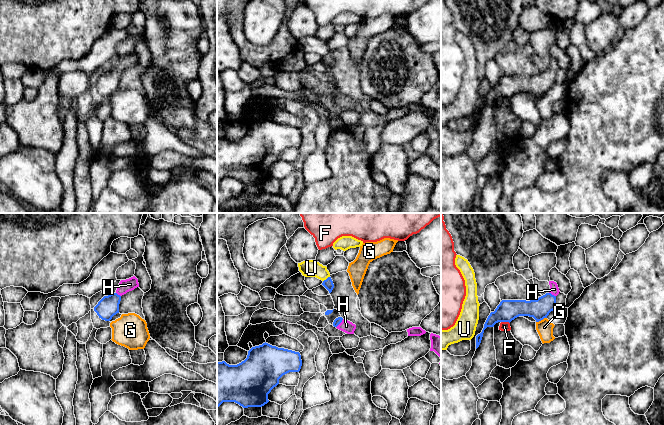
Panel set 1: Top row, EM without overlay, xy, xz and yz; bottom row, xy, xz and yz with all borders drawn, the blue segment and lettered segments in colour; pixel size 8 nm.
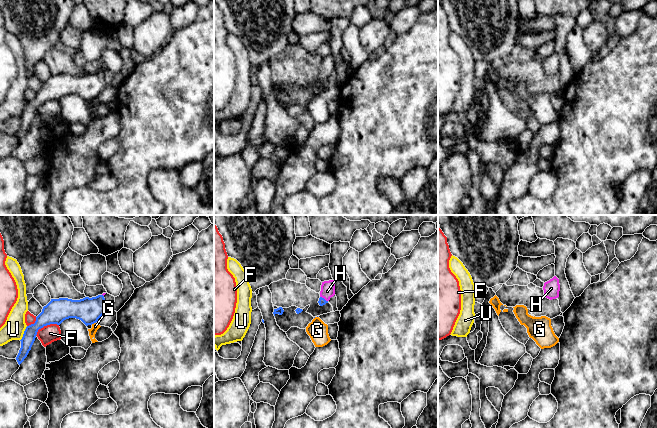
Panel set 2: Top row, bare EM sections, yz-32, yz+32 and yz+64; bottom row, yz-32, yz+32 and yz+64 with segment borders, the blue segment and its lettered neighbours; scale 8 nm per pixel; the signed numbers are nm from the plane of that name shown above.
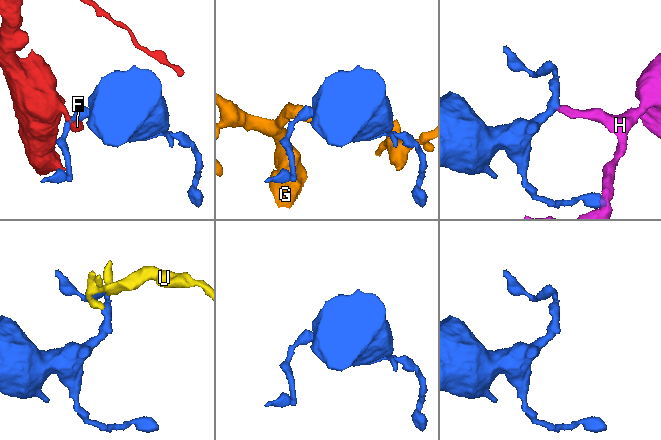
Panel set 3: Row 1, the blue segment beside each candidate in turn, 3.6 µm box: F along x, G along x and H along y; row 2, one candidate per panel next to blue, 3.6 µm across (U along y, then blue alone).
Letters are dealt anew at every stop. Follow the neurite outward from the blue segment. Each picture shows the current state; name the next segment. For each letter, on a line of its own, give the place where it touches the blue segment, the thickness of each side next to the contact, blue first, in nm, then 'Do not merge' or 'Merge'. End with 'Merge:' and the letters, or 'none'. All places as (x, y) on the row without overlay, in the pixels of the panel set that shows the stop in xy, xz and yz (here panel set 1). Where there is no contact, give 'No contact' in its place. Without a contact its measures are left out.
F: Touches blue at yz (505, 97). Thickness 170 nm (blue) against 80 nm. Do not merge
G: Touches blue at yz (541, 95). Thickness 160 nm (blue) against 130 nm. Do not merge
H: Touches blue at xz (340, 98). Thickness 60 nm (blue) against 100 nm. Merge
U: Touches blue at xz (327, 54). Thickness 80 nm (blue) against 140 nm. Do not merge
Merge: H

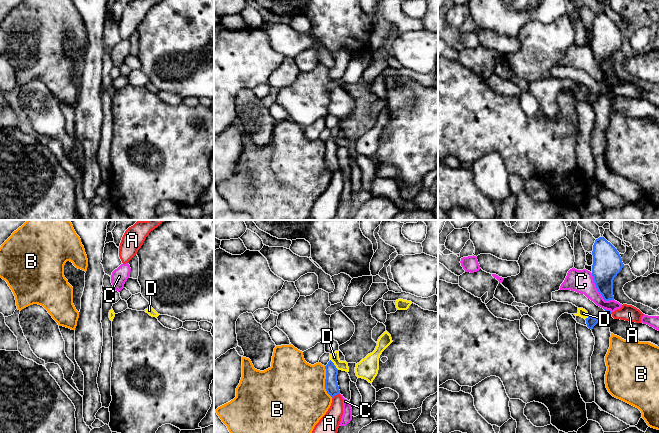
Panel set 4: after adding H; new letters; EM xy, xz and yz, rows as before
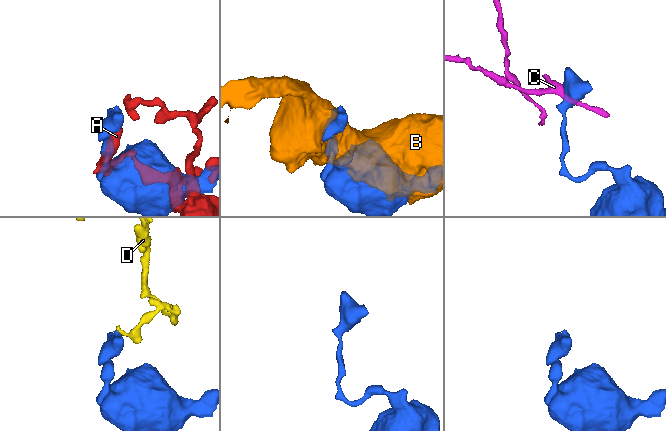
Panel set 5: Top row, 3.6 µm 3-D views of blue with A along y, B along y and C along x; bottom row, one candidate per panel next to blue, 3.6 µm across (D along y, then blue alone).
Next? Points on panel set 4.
A: Touches blue at xz (335, 170). Thickness 110 nm (blue) against 160 nm. Do not merge
B: Touches blue at xz (325, 158). Thickness 110 nm (blue) against 480 nm. Do not merge
C: Touches blue at yz (598, 67). Thickness 240 nm (blue) against 190 nm. Do not merge
D: Touches blue at xz (333, 140). Thickness 110 nm (blue) against 80 nm. Do not merge
Merge: none

